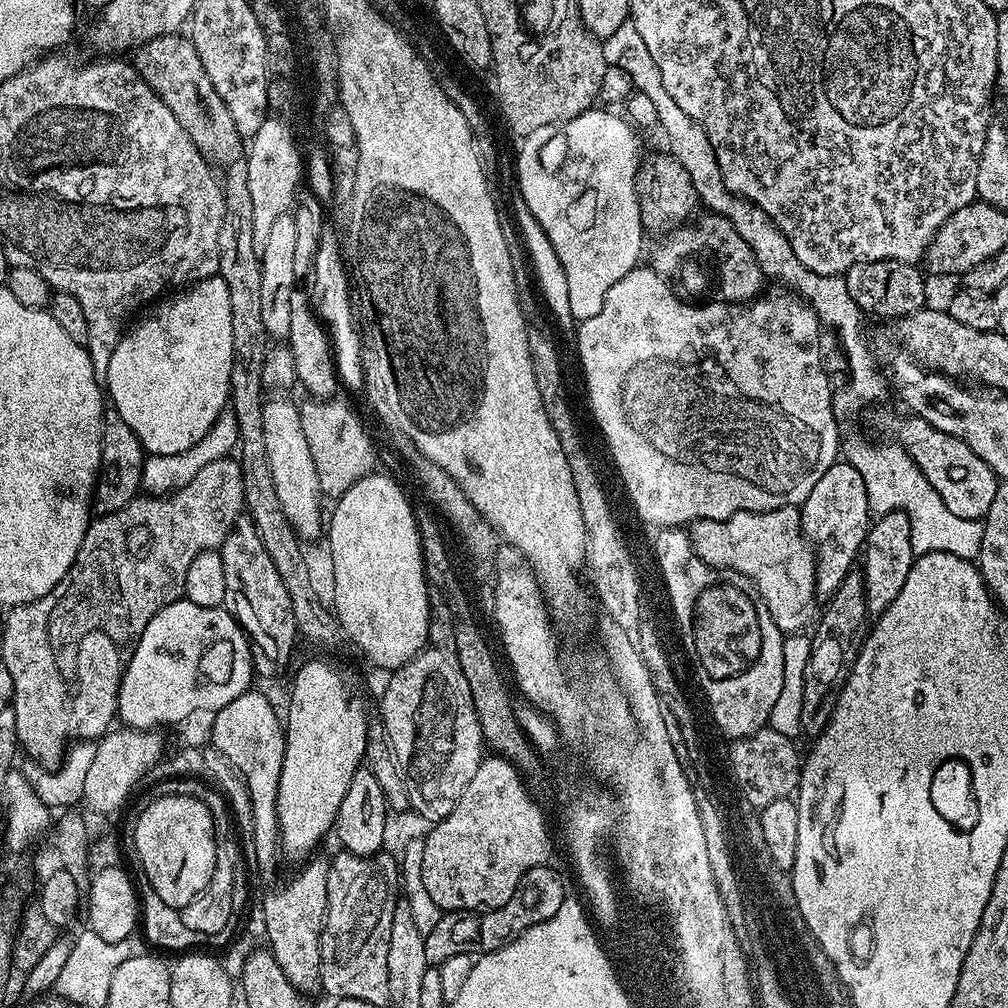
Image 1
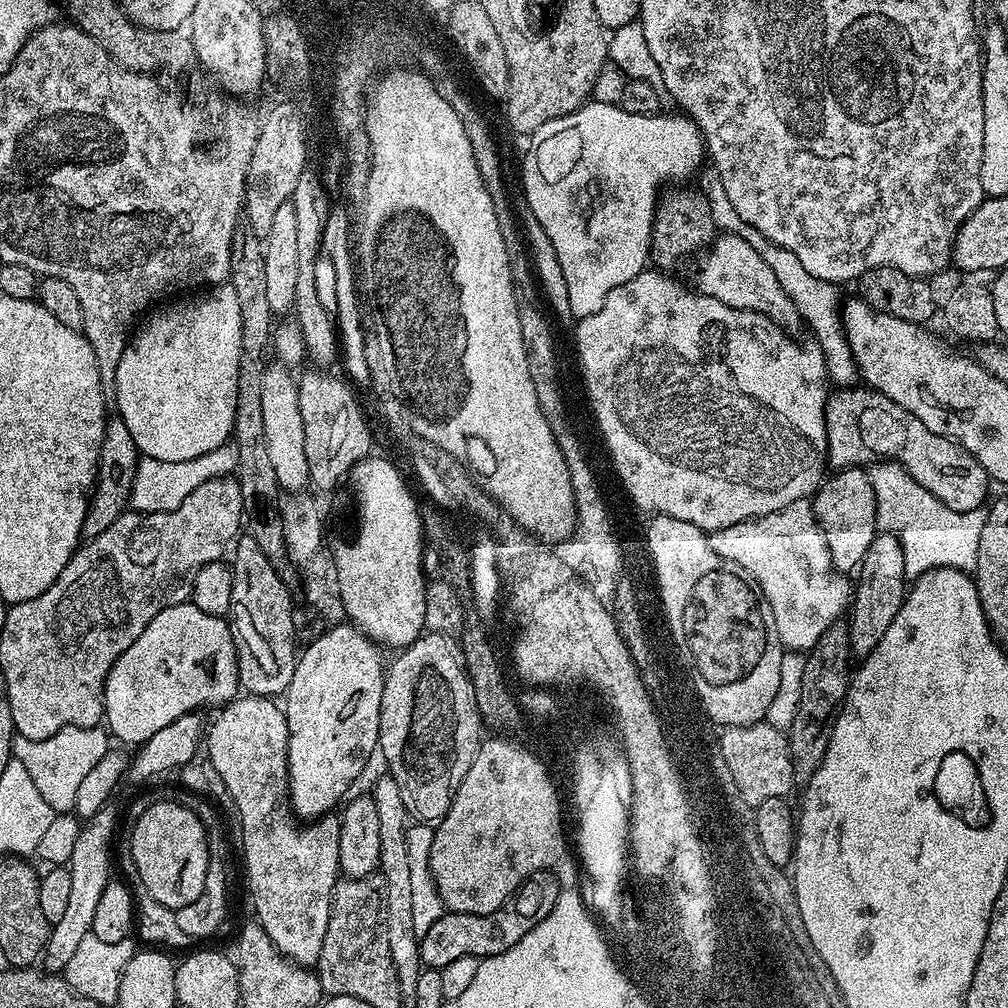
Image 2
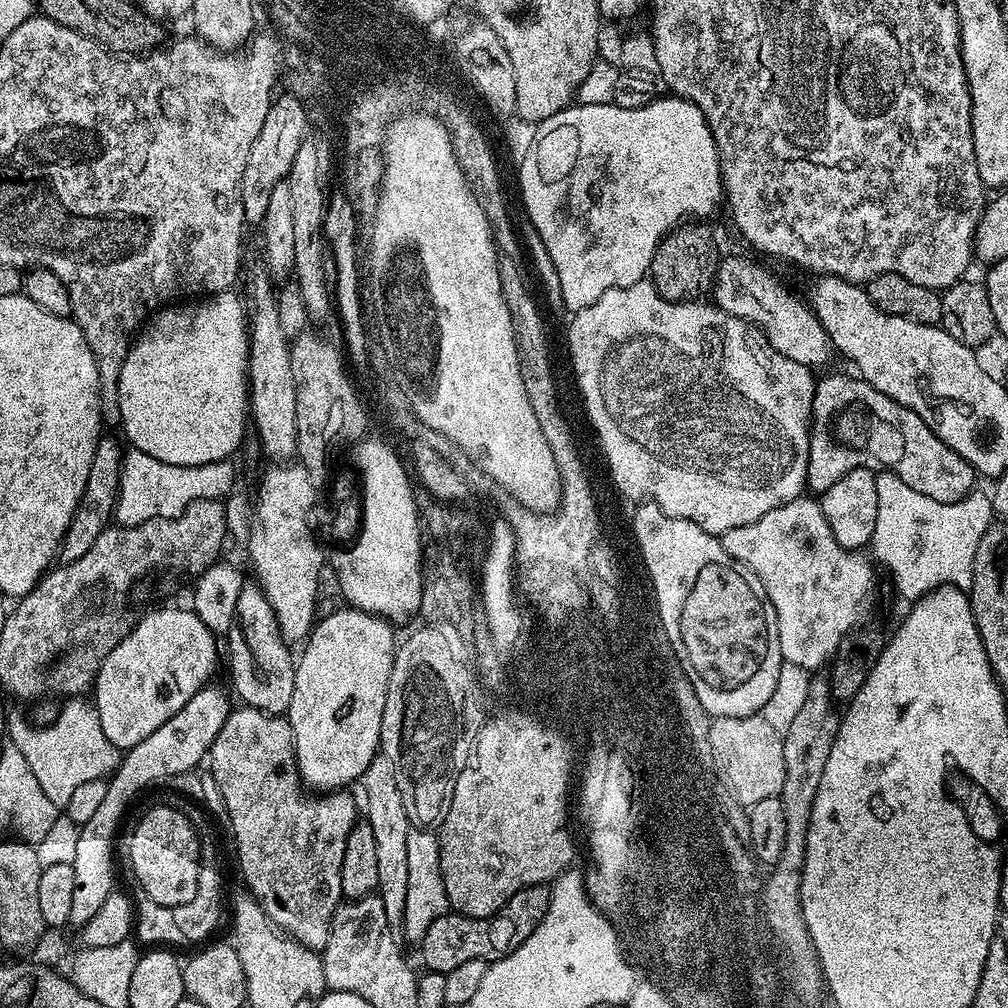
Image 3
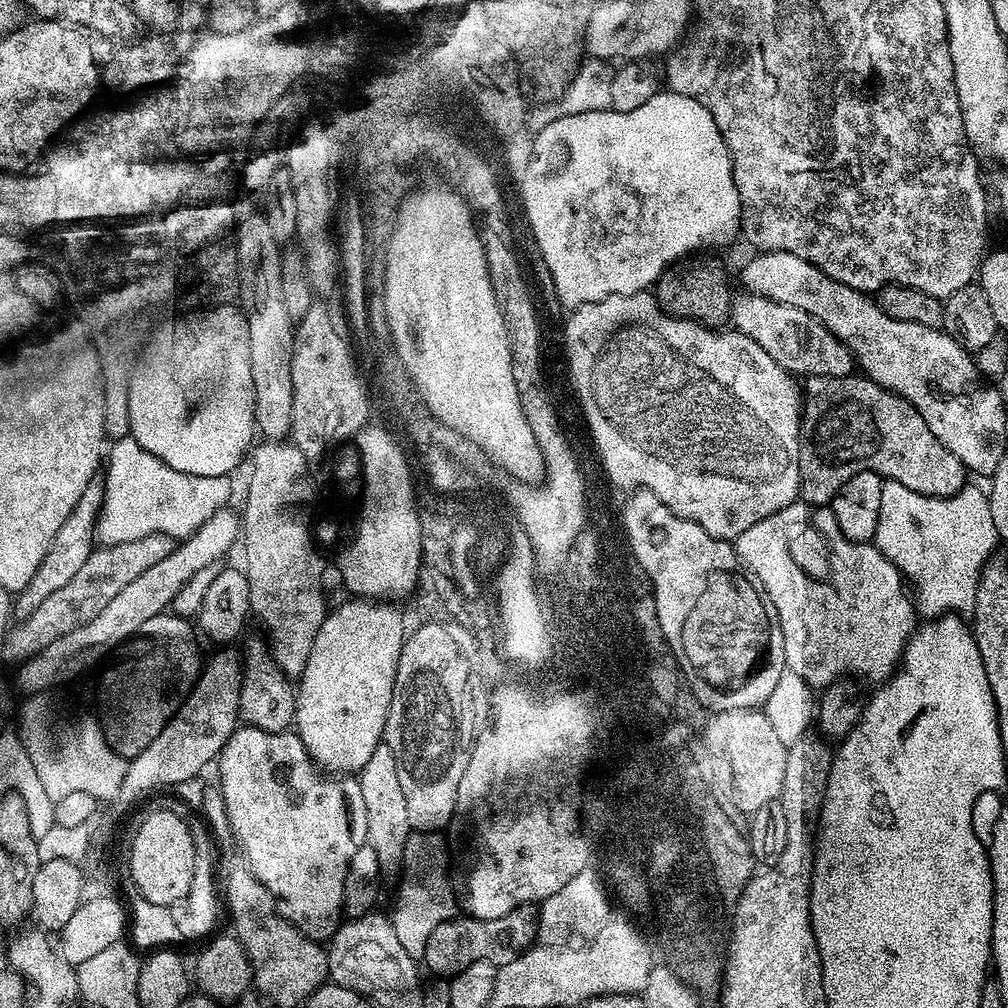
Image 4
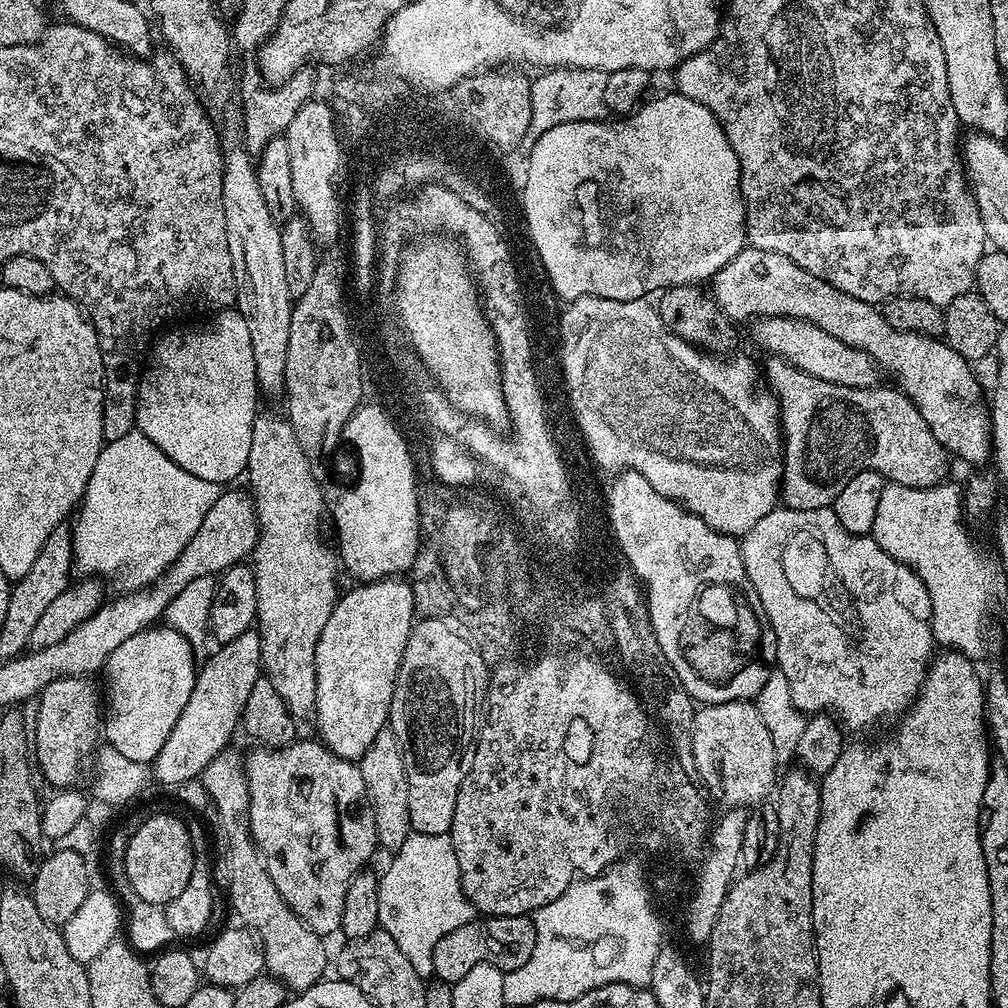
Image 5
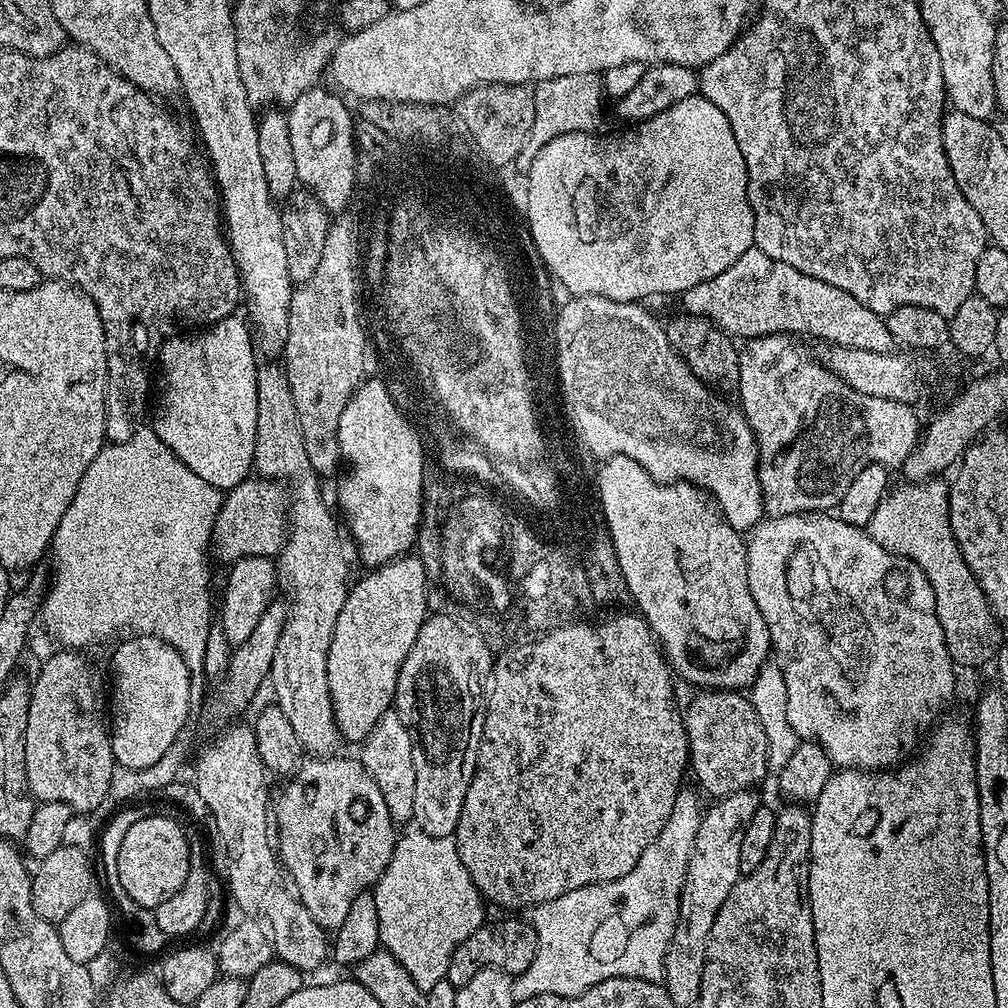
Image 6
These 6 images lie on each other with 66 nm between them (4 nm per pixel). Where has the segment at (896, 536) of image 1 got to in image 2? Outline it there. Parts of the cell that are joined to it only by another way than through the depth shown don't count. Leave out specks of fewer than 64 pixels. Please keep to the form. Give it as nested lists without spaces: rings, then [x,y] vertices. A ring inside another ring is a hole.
[[[879,533],[867,548],[856,575],[858,582],[855,581],[850,606],[852,618],[848,620],[848,642],[853,657],[861,660],[873,652],[874,646],[882,640],[887,627],[904,604],[908,577],[905,574],[905,555],[902,554],[900,540],[892,533]]]

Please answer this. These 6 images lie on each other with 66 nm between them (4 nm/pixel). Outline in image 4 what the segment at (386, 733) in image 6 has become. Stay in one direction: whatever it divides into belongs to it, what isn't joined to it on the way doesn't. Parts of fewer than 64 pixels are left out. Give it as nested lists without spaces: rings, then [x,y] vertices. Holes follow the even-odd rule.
[[[383,742],[370,754],[366,766],[358,773],[362,786],[362,798],[366,802],[366,826],[368,827],[367,847],[374,850],[378,866],[385,877],[395,877],[403,869],[408,839],[414,834],[410,813],[406,810],[406,798],[398,782],[398,762],[394,762],[394,750]]]

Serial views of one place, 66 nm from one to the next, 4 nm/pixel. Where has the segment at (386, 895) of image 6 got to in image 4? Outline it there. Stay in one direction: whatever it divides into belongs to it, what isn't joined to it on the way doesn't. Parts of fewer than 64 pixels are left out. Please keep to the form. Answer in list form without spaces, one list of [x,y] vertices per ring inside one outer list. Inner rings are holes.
[[[417,831],[408,839],[402,875],[399,877],[400,889],[396,892],[396,901],[392,904],[390,919],[394,926],[394,934],[398,934],[398,942],[406,949],[406,954],[417,958],[423,957],[426,950],[426,938],[434,934],[434,926],[438,926],[444,920],[449,919],[448,900],[444,897],[444,880],[440,876],[432,876],[428,884],[420,881],[416,871],[420,868],[420,855],[427,848],[436,848],[440,844],[441,837],[435,832]]]

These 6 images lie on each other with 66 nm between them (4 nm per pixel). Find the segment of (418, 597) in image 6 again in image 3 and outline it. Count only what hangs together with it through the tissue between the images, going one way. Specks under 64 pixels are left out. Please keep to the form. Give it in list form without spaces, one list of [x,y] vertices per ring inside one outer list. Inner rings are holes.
[[[343,606],[337,612],[332,612],[328,617],[317,619],[312,626],[312,633],[303,641],[304,653],[298,656],[294,667],[294,698],[290,698],[290,706],[286,713],[288,725],[292,728],[292,745],[296,747],[296,769],[300,771],[300,779],[309,789],[320,794],[327,794],[337,790],[347,789],[363,777],[364,771],[370,766],[370,762],[377,756],[380,747],[380,731],[382,730],[382,710],[386,706],[386,690],[390,686],[390,670],[396,657],[398,636],[392,633],[393,625],[383,616],[371,616],[369,612],[362,612],[351,606]]]

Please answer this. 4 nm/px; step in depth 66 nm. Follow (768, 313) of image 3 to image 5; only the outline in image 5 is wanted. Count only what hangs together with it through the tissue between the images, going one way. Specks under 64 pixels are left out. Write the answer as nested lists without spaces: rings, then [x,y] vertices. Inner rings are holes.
[[[762,316],[751,328],[753,338],[765,348],[765,353],[783,357],[798,370],[814,378],[822,378],[822,382],[851,388],[871,388],[877,383],[878,365],[872,357],[861,348],[846,346],[842,338],[826,334],[826,330],[808,320],[800,320],[797,316]]]

